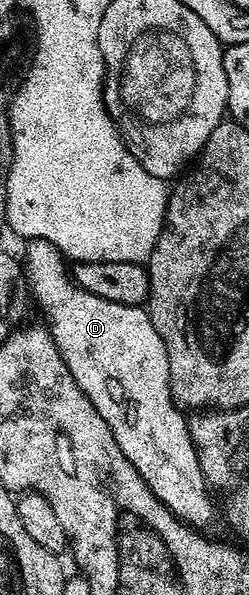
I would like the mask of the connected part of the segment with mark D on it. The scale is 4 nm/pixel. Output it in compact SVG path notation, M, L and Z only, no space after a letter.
M36 239L28 242L26 247L25 270L30 294L43 309L43 315L47 318L45 326L51 332L65 365L69 365L73 381L77 381L85 397L93 401L93 409L105 417L105 425L109 425L117 445L121 445L121 453L129 457L154 495L183 522L190 523L196 529L207 529L215 519L212 492L197 461L195 446L187 428L188 416L171 397L169 357L165 353L165 341L161 341L161 333L153 329L151 314L143 307L117 305L113 301L105 301L105 297L97 297L76 287L72 272L66 267L68 264L64 255L52 243Z

